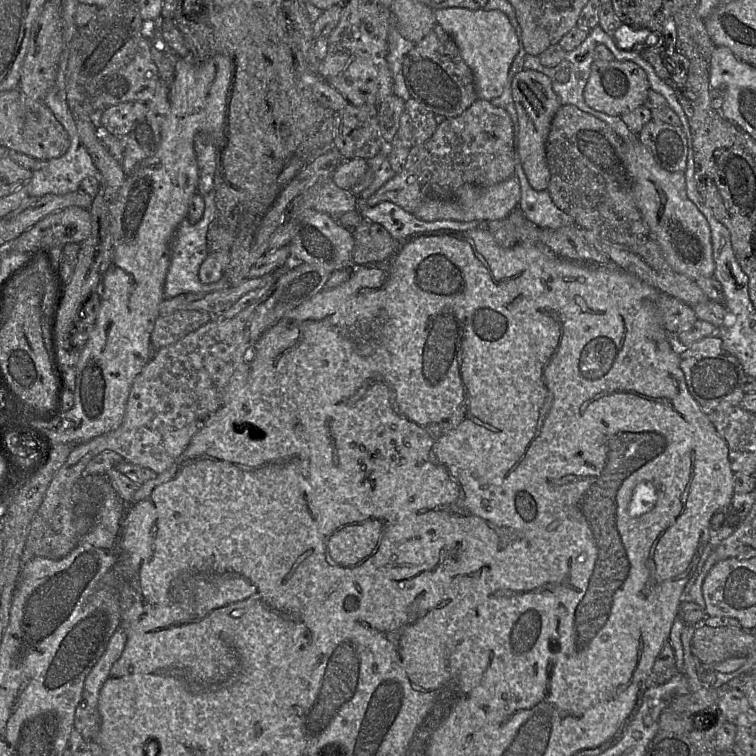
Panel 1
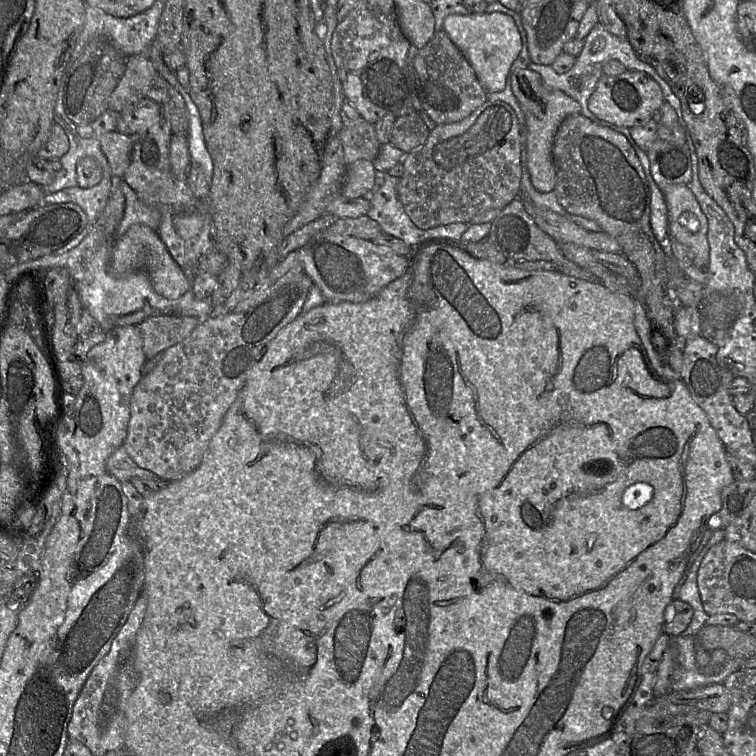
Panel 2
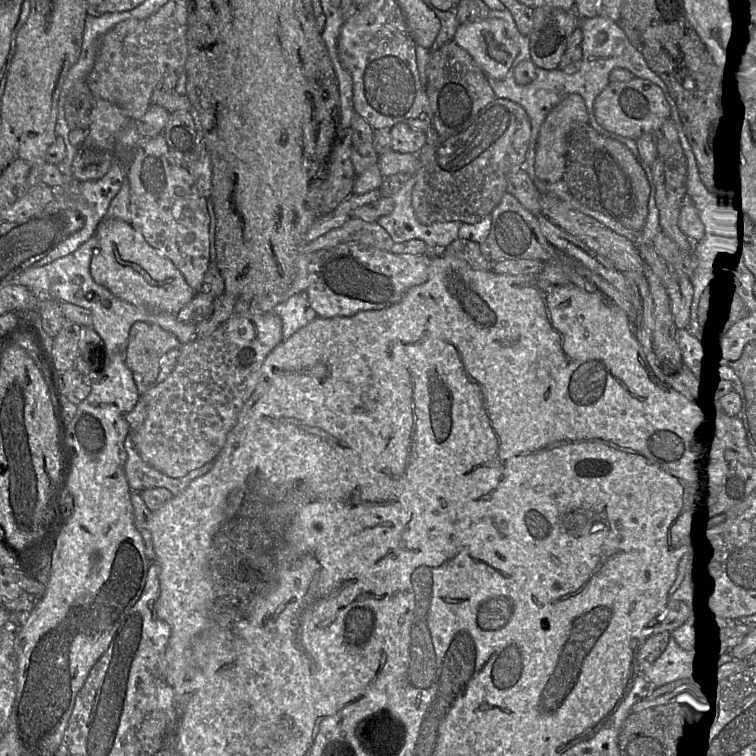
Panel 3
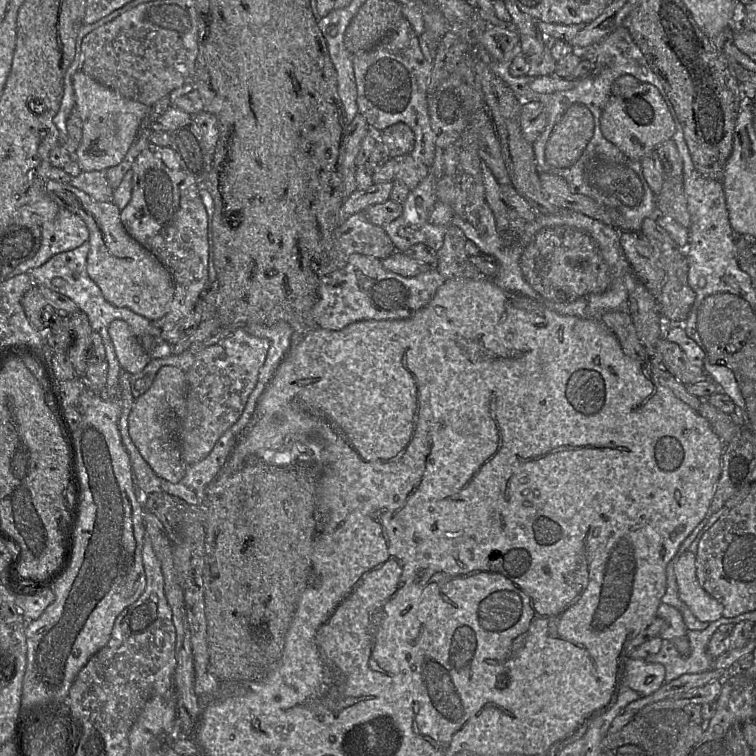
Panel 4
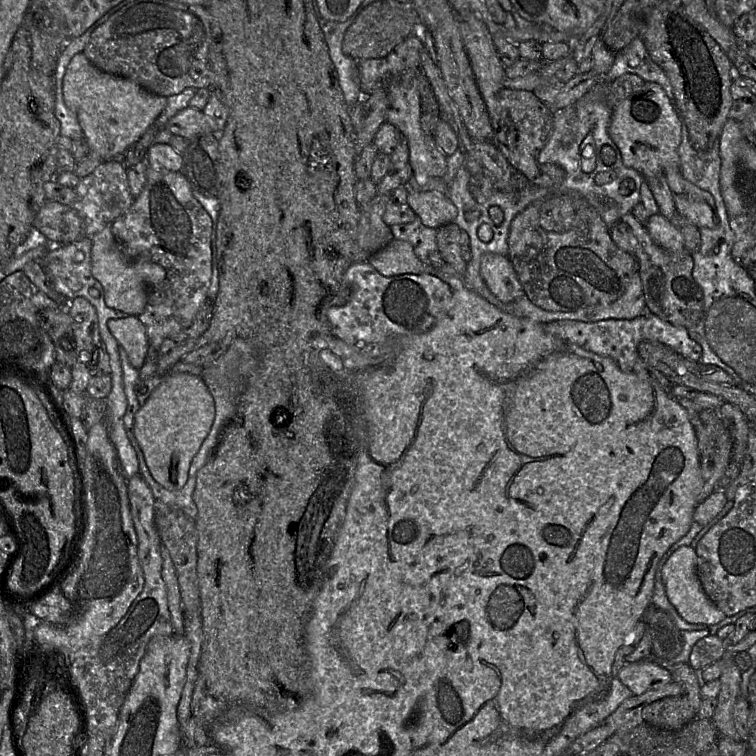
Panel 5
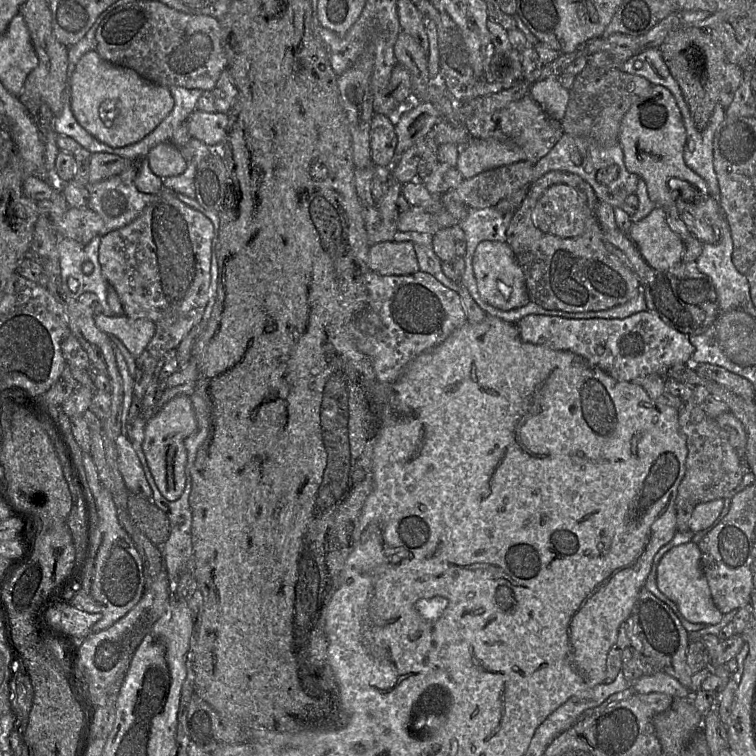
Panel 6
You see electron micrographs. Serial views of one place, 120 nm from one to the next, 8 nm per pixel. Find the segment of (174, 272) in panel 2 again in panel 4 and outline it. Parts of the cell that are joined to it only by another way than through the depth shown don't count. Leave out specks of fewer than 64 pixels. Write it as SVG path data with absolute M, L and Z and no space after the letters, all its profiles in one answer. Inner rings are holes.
M47 180L45 194L59 207L80 216L88 231L90 249L87 273L100 288L104 299L117 308L128 308L155 321L165 316L174 295L174 284L167 268L147 249L136 242L121 223L121 210L112 202L97 202L85 192L68 184Z

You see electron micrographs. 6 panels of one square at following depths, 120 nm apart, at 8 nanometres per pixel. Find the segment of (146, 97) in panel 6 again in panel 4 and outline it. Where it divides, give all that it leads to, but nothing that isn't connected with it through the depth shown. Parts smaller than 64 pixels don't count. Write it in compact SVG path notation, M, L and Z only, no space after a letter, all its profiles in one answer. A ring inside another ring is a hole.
M82 70L73 75L72 84L75 108L83 123L82 140L74 154L74 159L82 172L106 171L124 159L143 124L147 123L151 108L121 96L92 79Z

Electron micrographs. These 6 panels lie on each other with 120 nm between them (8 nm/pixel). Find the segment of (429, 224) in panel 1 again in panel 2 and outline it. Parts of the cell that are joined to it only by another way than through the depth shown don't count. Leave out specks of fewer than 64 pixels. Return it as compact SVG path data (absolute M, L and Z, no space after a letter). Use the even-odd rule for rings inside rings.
M393 176L387 185L384 181L370 200L371 206L366 215L375 220L383 232L413 247L431 239L461 241L463 233L469 226L467 223L451 223L429 229L418 228L410 220L398 198L398 182L399 178Z

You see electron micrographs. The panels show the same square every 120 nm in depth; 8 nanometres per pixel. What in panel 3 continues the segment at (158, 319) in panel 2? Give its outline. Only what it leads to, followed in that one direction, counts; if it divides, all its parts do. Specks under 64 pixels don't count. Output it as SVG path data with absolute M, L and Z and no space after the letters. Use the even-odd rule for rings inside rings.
M136 321L129 330L125 362L133 372L139 396L155 383L159 373L159 360L169 350L179 348L180 342L171 332L156 324Z

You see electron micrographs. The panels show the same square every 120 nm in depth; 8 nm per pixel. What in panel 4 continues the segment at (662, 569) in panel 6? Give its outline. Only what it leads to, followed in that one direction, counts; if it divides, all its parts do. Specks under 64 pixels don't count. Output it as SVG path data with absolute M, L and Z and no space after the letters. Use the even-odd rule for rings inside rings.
M685 551L674 567L679 598L702 621L711 623L723 617L723 605L700 585L696 573L696 554Z

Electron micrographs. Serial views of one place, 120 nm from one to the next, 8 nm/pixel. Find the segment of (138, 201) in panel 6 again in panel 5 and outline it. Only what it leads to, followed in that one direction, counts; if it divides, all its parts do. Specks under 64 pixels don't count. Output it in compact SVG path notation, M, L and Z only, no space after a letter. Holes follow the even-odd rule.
M121 160L102 161L91 174L80 179L74 189L77 199L72 207L83 220L83 237L91 238L107 225L111 225L129 210L134 201L128 185L127 168Z

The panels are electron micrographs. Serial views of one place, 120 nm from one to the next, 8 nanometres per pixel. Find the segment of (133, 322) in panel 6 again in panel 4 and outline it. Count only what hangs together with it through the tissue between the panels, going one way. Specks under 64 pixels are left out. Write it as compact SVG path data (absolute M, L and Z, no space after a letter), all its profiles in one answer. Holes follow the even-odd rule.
M113 320L109 324L108 333L122 369L130 374L143 370L150 361L150 356L129 325L123 320Z

